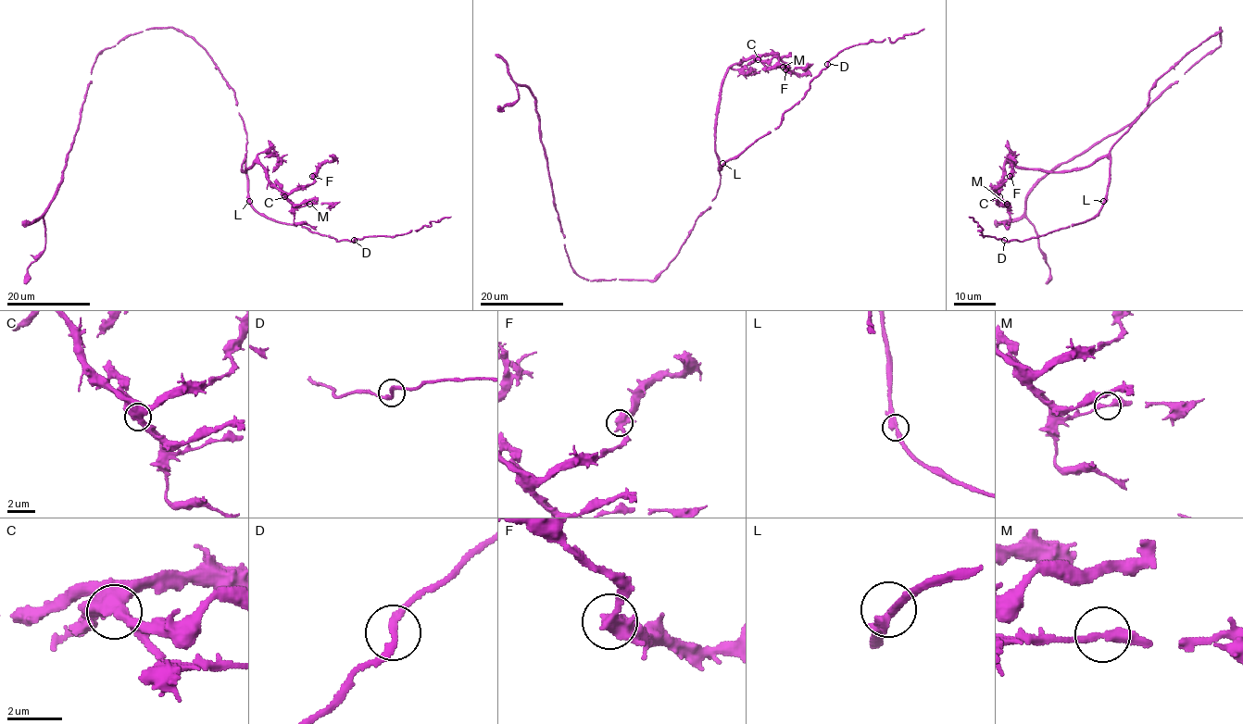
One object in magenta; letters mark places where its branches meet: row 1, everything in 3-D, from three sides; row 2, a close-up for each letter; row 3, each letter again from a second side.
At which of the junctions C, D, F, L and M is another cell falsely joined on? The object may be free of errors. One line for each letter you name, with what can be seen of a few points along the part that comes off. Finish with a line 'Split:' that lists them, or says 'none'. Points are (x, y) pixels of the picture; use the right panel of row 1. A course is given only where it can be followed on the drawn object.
Split: C

